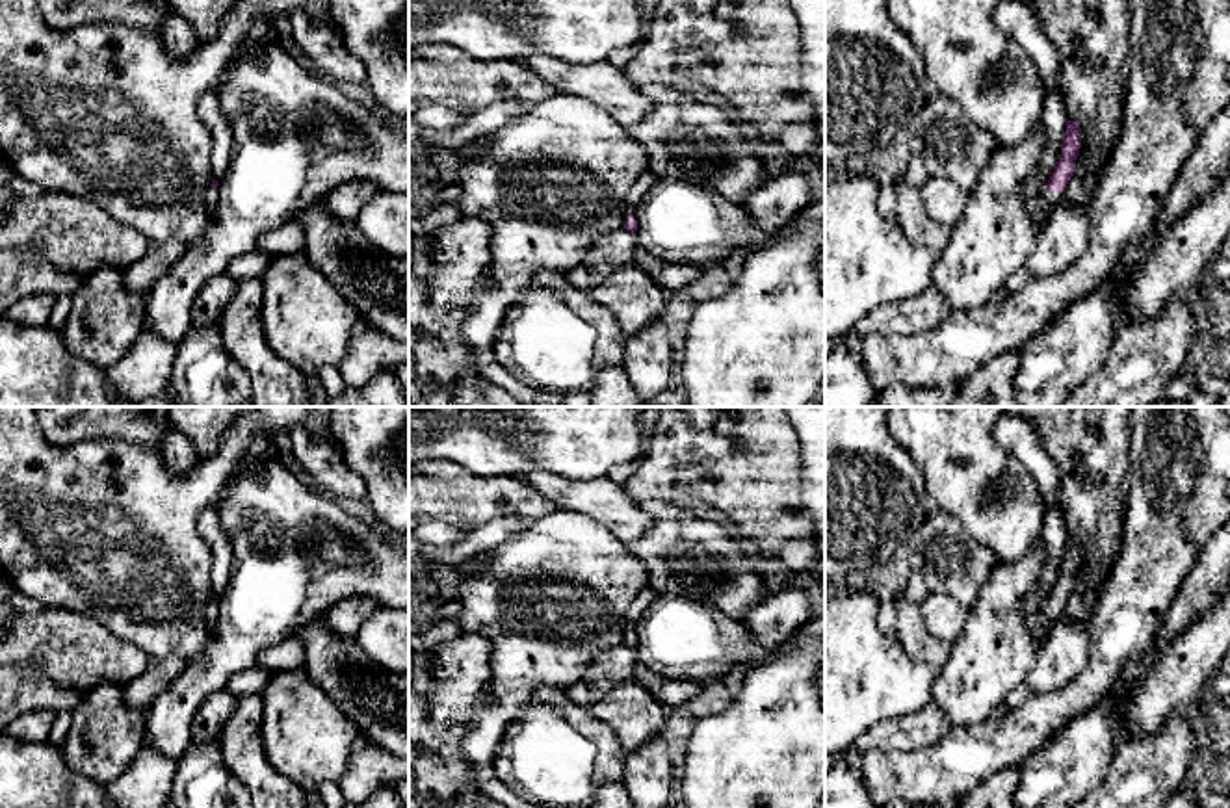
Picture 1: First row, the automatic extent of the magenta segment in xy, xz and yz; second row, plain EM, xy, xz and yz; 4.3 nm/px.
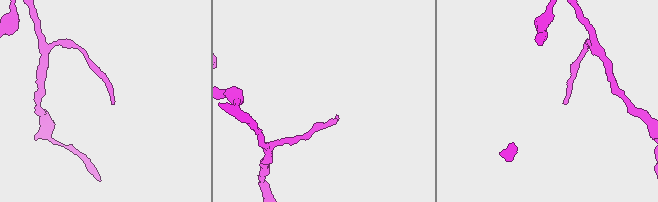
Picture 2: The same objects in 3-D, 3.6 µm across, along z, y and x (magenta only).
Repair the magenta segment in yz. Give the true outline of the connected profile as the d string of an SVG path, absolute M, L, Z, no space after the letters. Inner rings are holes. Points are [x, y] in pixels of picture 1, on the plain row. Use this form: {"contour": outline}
{"contour": "M1068 537L1063 561L1061 561L1061 574L1048 596L1048 602L1037 615L1029 617L1029 628L1035 637L1044 639L1048 617L1055 609L1065 607L1068 596L1076 587L1076 576L1080 572L1080 565L1081 565L1080 542L1078 539Z"}

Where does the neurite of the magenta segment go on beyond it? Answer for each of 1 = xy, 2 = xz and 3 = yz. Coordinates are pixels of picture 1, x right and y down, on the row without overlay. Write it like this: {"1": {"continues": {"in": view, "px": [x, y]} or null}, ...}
{"1": {"continues": null}, "2": {"continues": null}, "3": {"continues": {"in": "yz", "px": [1037, 623]}}}

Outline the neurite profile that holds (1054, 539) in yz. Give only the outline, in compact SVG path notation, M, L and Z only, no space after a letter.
M1057 502L1050 503L1044 513L1040 544L1046 552L1046 563L1040 570L1037 583L1024 594L1022 609L1029 619L1042 611L1048 596L1061 574L1061 561L1068 541L1068 529L1065 526L1063 509Z

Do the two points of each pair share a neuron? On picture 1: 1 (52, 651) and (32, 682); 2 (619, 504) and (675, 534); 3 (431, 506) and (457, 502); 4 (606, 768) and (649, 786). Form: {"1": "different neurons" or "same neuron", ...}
{"1": "different neurons", "2": "different neurons", "3": "same neuron", "4": "different neurons"}

